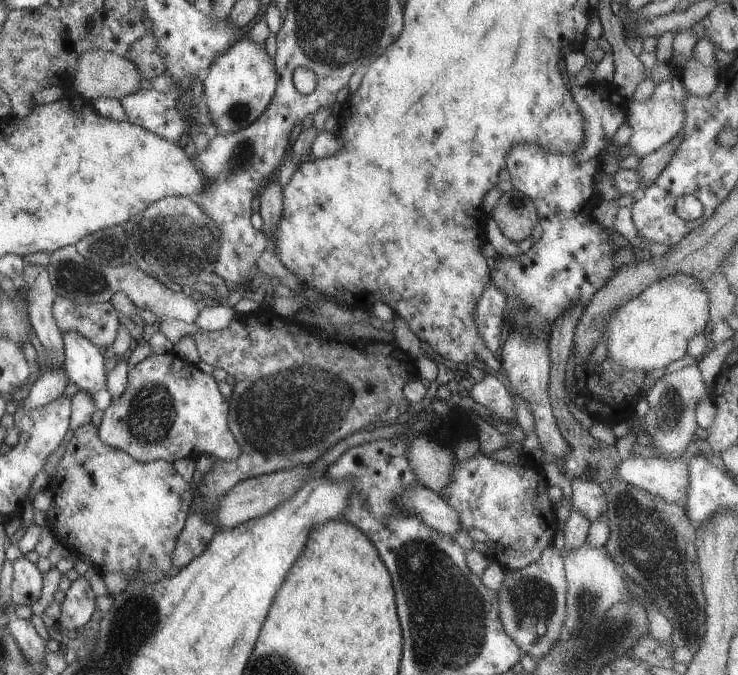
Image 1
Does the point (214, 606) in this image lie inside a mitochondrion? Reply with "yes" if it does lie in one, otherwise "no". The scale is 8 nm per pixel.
no

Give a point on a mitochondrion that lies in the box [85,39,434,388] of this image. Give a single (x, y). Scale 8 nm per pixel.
(173, 249)

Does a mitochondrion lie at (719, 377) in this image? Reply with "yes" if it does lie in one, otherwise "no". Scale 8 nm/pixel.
no

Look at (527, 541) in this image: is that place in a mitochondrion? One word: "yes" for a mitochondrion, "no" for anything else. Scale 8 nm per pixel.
no

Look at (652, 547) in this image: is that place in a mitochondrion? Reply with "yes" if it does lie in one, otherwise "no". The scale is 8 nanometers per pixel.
yes

